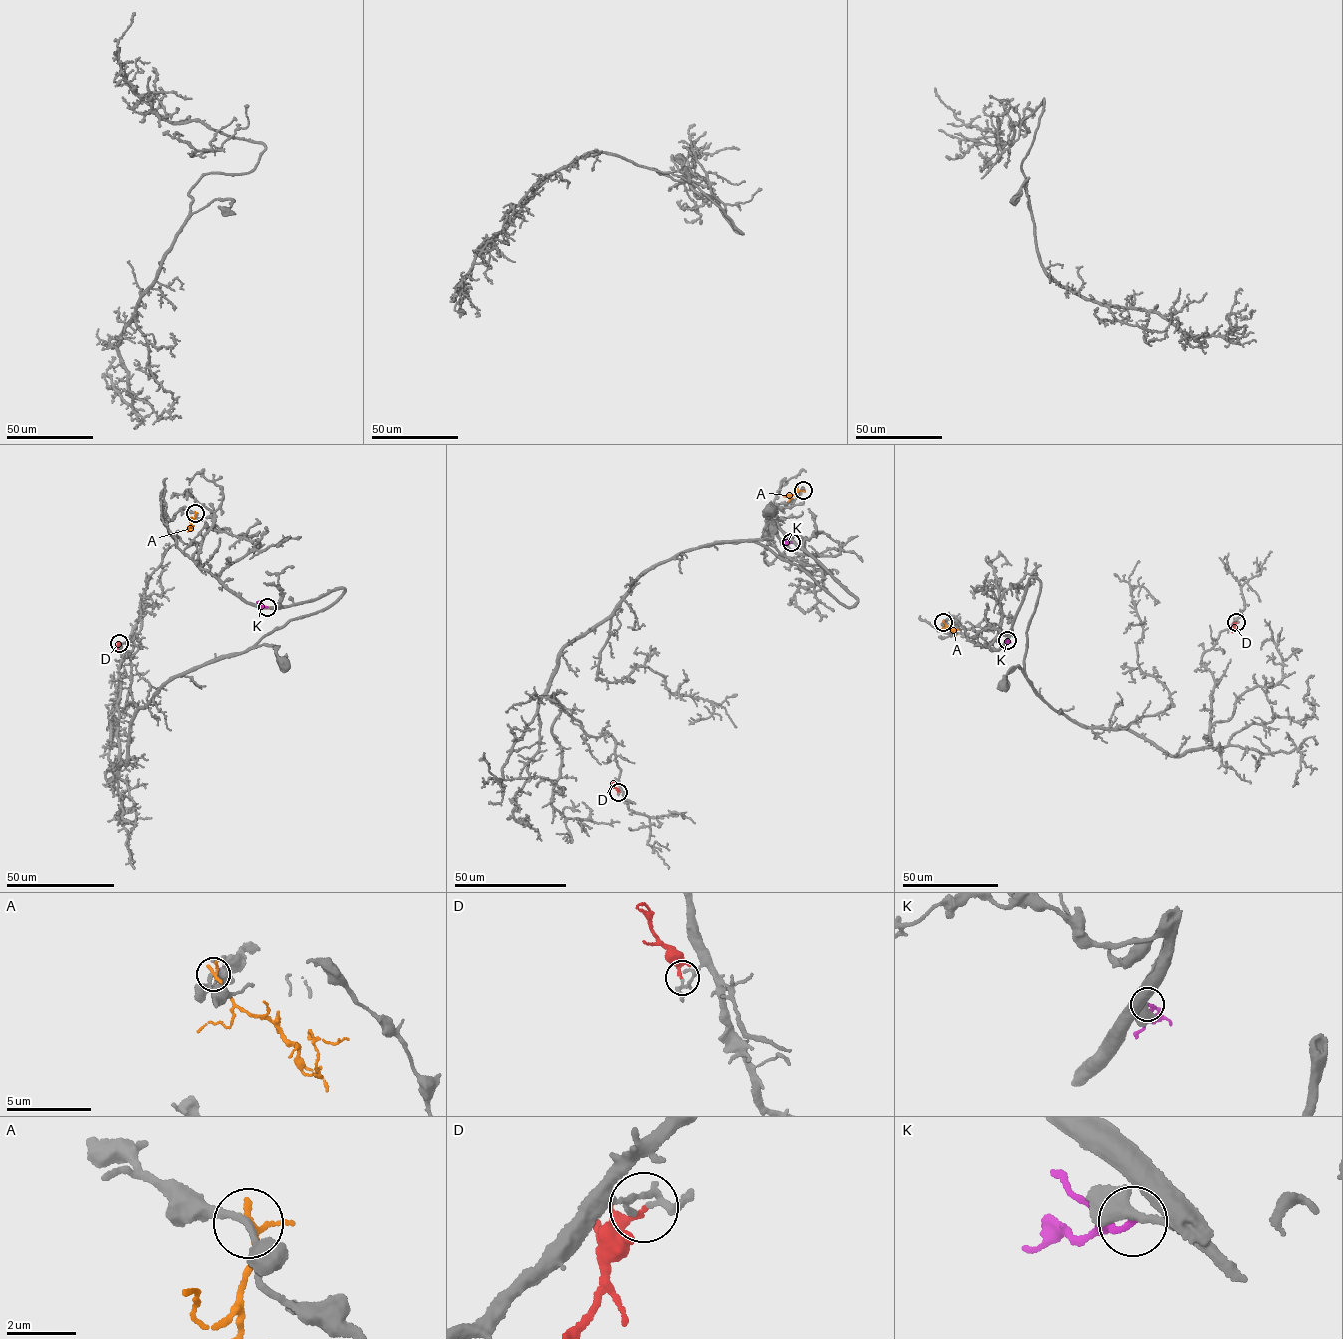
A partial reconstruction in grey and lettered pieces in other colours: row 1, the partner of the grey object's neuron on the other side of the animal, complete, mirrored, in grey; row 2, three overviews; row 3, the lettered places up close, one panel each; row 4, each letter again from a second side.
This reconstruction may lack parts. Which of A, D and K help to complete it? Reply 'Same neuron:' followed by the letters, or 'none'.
Same neuron: none

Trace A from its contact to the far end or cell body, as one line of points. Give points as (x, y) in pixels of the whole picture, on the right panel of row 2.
A: (943, 622), (954, 633), (958, 629)

